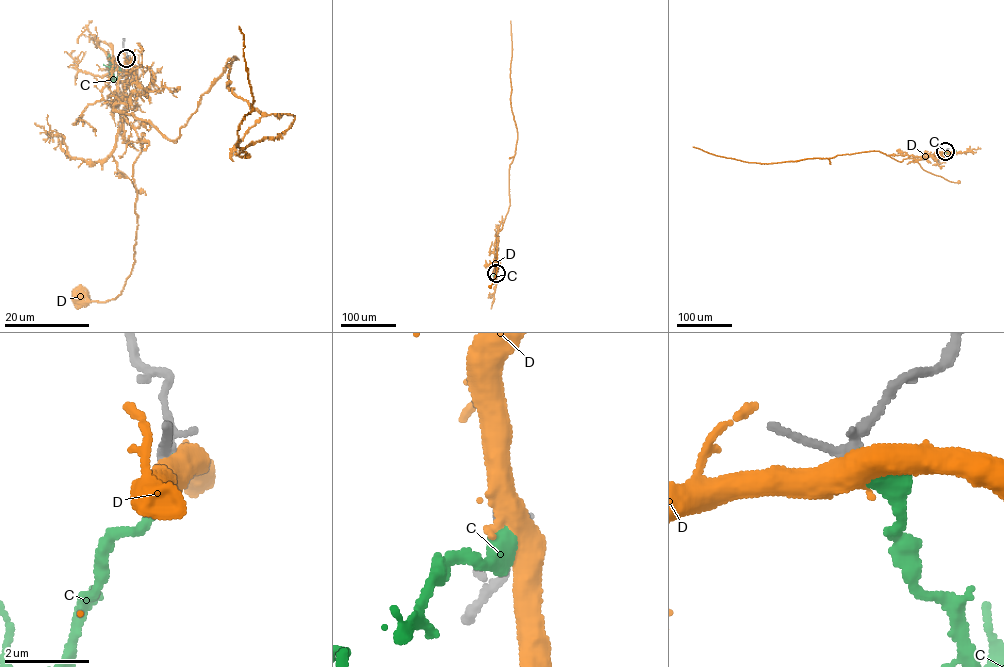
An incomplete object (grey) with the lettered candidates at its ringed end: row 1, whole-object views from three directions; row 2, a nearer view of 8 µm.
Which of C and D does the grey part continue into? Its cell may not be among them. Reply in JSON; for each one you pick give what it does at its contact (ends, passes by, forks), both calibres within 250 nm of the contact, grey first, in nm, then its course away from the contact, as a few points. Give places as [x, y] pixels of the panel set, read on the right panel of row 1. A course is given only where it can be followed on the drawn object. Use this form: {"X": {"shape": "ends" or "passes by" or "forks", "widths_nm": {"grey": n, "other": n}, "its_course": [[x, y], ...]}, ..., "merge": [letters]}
{"C": {"shape": "ends", "widths_nm": {"grey": 280, "other": 440}}, "merge": ["C"]}

